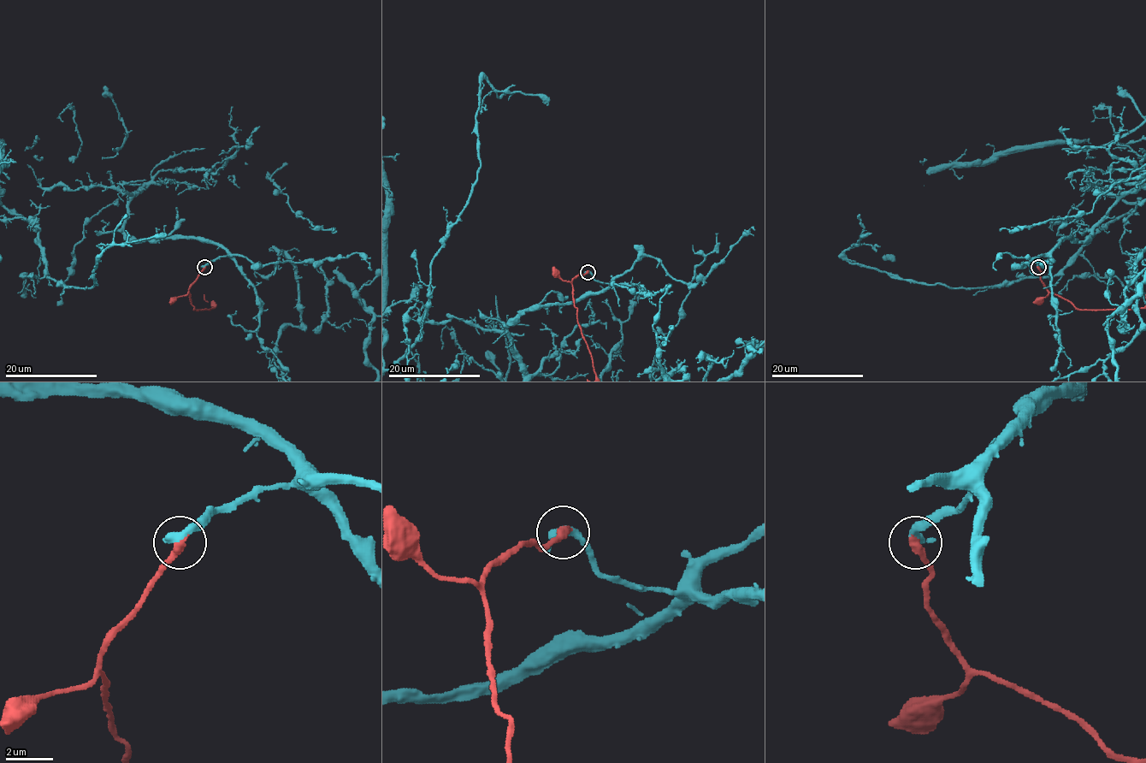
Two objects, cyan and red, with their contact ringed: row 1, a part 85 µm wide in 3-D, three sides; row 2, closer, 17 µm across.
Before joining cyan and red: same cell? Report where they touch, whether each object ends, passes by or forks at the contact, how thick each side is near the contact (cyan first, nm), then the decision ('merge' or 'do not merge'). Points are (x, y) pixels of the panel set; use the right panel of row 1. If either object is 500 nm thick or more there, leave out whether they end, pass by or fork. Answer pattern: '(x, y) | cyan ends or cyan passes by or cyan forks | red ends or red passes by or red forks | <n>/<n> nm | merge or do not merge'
(1038, 267) | cyan ends | red ends | 480/320 nm | do not merge

